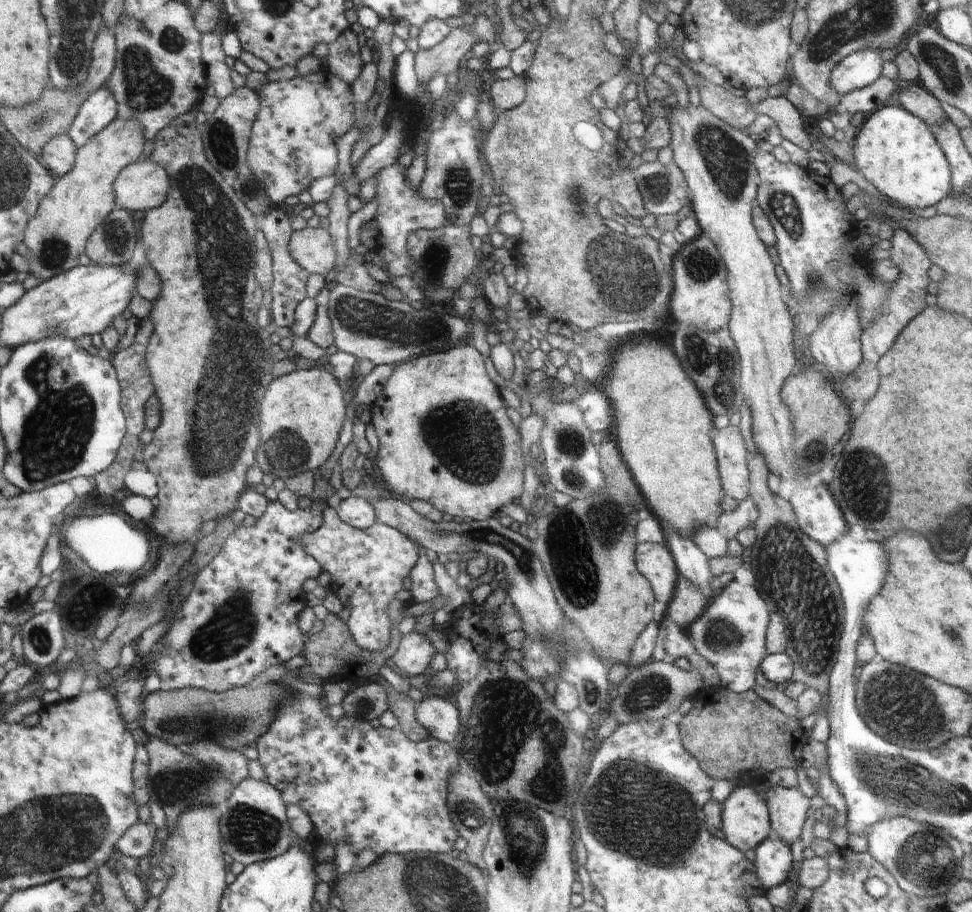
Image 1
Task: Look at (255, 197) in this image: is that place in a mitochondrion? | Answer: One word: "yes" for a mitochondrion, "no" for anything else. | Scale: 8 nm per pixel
yes

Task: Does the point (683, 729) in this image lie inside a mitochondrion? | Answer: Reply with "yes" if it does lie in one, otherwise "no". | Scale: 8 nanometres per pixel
no

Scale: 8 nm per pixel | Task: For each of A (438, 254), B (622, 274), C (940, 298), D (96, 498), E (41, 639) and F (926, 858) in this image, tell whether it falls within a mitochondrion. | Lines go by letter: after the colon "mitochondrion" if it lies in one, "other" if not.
A: mitochondrion
B: mitochondrion
C: other
D: other
E: mitochondrion
F: mitochondrion

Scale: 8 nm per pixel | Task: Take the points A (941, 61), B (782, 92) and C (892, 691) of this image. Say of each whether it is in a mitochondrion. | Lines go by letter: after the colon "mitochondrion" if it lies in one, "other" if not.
A: mitochondrion
B: other
C: mitochondrion

